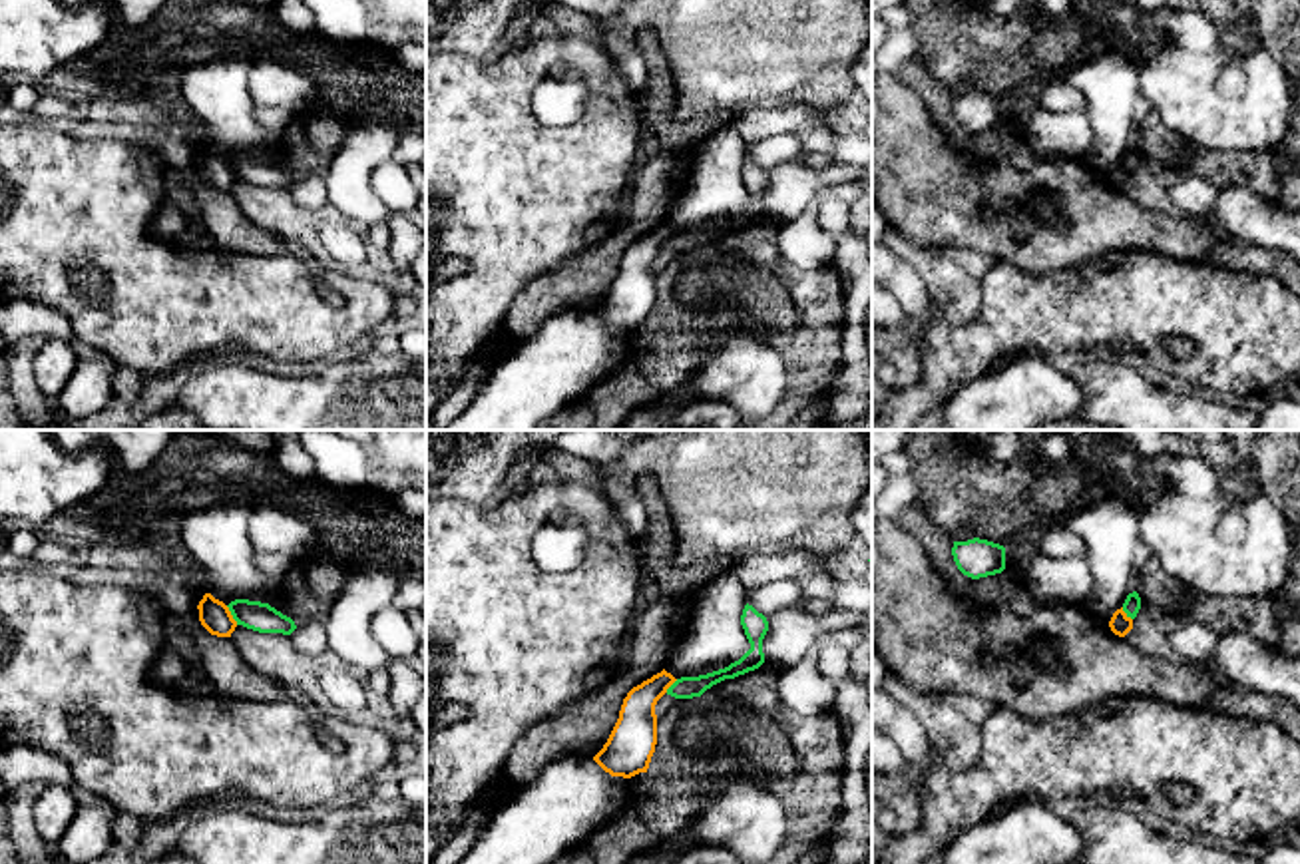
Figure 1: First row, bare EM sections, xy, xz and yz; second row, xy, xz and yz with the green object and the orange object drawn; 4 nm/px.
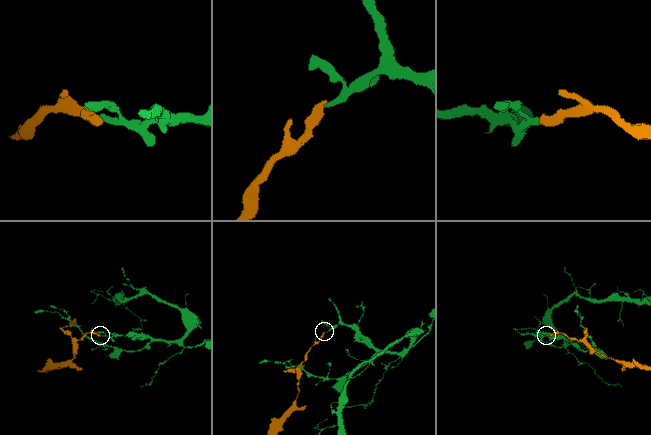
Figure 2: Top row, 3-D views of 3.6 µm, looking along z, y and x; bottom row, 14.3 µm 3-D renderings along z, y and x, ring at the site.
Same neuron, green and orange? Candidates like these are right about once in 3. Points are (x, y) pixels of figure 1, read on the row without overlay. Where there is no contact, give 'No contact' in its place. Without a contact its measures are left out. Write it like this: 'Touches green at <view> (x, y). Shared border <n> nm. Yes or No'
Touches green at xy (231, 168). Shared border 90 nm. No

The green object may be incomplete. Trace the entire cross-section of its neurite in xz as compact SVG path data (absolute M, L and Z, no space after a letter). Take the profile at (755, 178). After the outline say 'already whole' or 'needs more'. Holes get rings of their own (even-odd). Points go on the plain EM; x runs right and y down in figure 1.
M747 157L741 169L741 179L751 197L751 203L739 215L707 229L681 231L667 243L667 249L675 253L701 251L707 243L725 233L735 233L739 229L758 223L764 217L762 193L768 185L768 175L762 167Z; already whole

